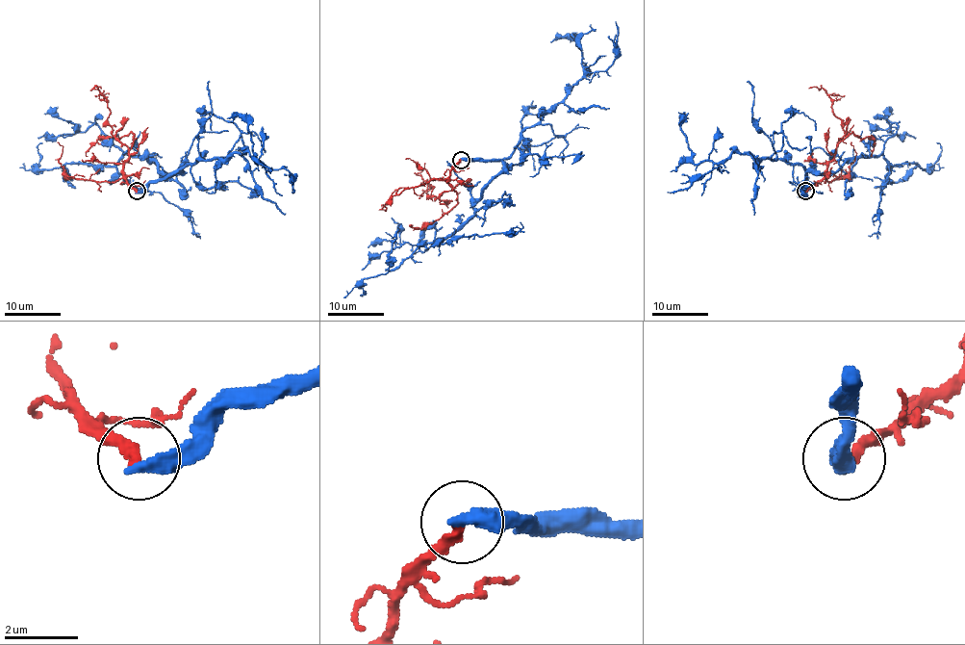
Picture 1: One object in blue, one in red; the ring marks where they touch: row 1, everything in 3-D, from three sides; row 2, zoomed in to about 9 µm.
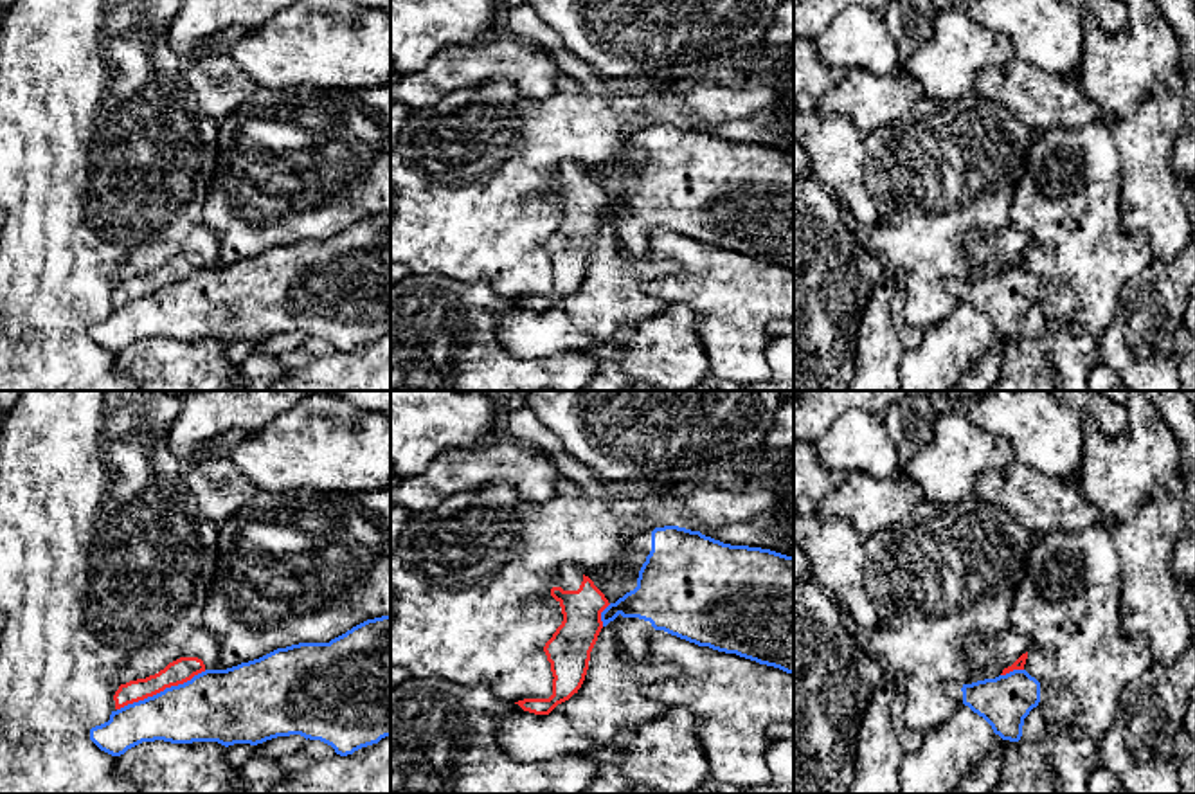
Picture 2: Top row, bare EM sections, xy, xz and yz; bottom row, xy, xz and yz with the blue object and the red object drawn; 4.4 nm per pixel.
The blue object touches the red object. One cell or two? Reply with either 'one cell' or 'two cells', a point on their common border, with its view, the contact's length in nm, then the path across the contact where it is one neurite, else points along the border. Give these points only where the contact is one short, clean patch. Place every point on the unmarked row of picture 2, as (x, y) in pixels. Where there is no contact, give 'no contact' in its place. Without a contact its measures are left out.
two cells | xy (161, 288) | 440 nm

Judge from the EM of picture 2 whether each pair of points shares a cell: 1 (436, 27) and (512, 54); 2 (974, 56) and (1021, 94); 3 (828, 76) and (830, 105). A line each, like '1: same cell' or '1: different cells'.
1: different cells
2: different cells
3: different cells

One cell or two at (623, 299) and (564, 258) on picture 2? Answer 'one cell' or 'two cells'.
two cells

